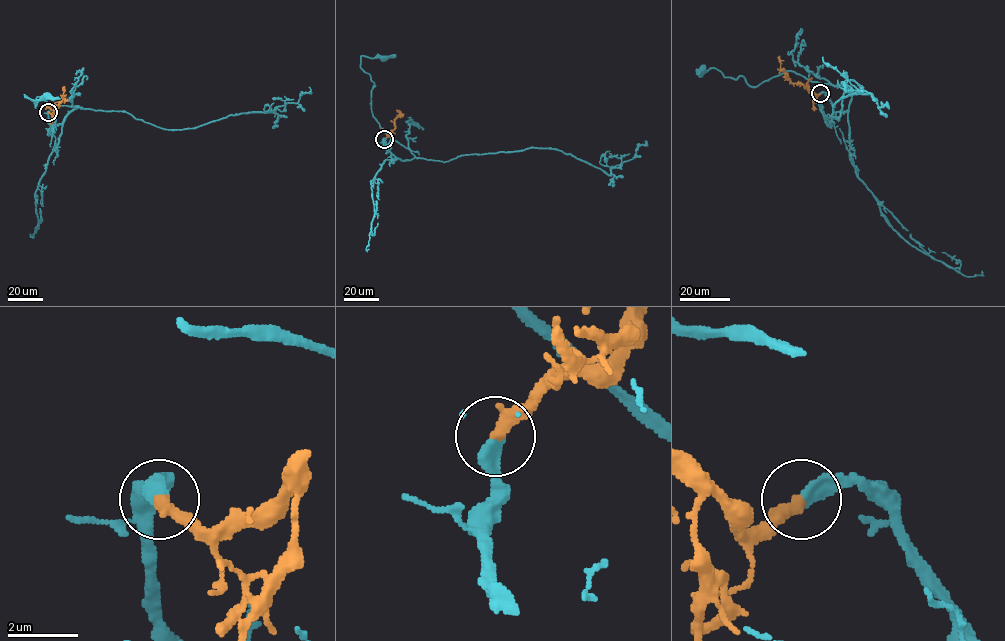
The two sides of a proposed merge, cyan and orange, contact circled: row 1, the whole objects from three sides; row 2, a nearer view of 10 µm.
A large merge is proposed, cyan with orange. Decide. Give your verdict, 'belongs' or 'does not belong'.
belongs

